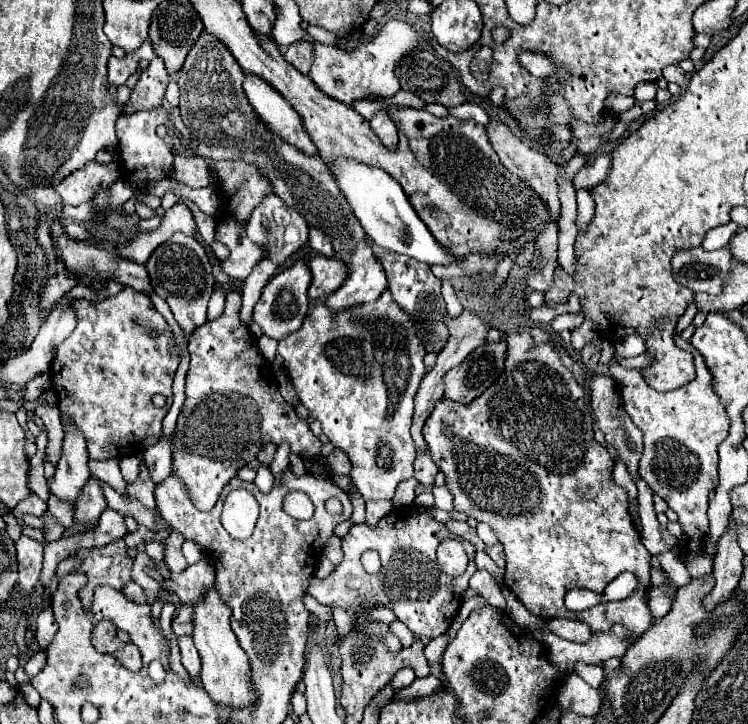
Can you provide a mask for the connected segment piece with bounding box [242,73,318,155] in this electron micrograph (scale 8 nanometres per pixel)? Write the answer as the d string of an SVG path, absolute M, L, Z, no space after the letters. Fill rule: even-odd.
M244 73L242 87L254 113L274 135L282 137L284 143L290 143L304 155L318 155L318 149L304 129L298 111L294 111L294 107L290 107L290 103L286 103L286 99L282 99L282 95L270 87L270 83L262 81L258 75Z

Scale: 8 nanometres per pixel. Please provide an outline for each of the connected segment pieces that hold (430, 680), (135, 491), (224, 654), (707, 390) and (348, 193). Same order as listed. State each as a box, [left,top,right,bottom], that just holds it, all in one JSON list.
[[394,677,442,701],[126,463,156,509],[192,585,254,707],[608,335,730,555],[328,159,456,265]]

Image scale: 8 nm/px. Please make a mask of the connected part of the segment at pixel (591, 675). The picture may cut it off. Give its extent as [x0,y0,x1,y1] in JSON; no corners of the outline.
[574,665,604,687]

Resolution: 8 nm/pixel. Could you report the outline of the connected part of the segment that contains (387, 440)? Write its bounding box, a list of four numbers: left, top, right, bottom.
[278,289,426,501]

